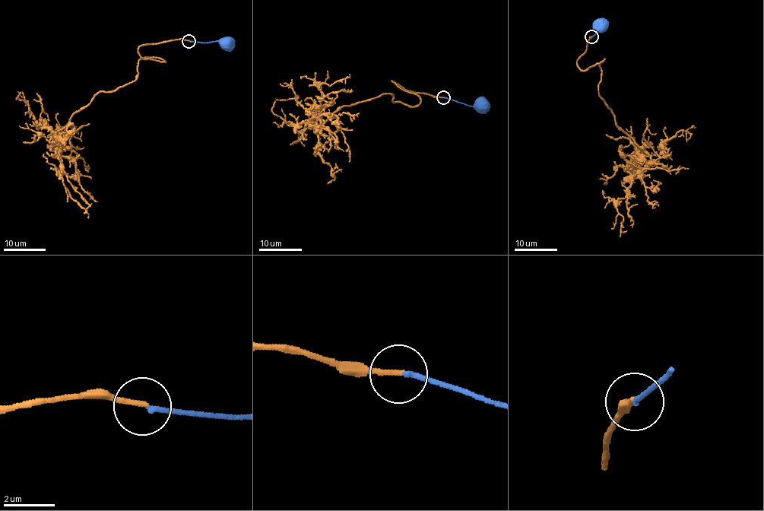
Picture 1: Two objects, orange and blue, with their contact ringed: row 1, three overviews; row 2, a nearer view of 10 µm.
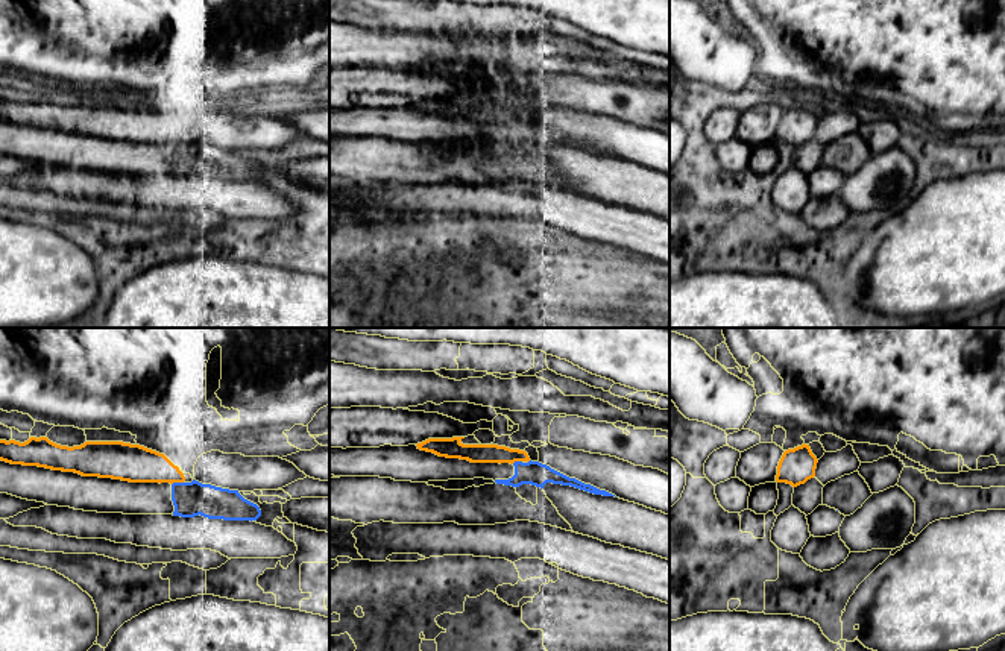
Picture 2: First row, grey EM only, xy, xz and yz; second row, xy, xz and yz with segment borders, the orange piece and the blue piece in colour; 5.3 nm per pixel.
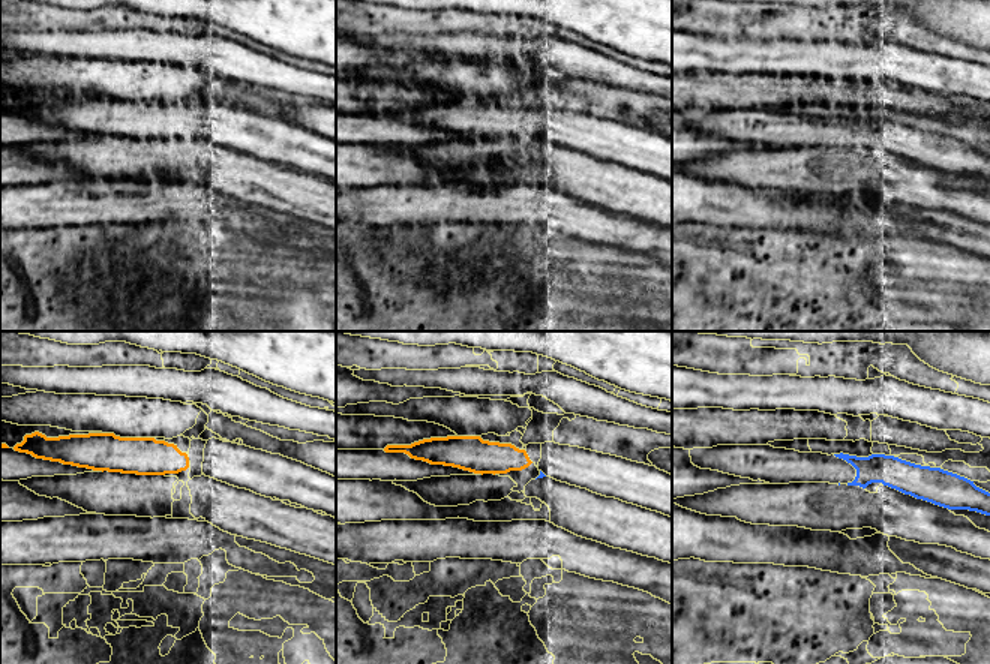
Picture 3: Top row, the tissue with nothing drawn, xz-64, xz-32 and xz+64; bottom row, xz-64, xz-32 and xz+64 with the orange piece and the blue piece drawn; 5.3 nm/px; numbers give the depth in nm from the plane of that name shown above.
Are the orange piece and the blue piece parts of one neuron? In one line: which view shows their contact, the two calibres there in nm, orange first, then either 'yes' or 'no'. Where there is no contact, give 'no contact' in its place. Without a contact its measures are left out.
meets orange in xy; 200 nm thick on the orange side, 180 nm on the other; no

